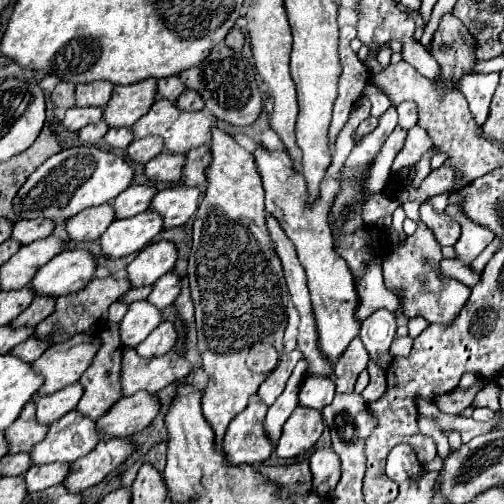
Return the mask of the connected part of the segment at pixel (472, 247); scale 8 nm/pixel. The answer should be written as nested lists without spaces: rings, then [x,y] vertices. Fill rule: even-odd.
[[[447,206],[445,214],[461,224],[461,236],[453,248],[455,248],[457,260],[461,260],[463,264],[469,266],[483,252],[483,248],[493,242],[495,234],[487,232],[487,228],[483,228],[479,224],[471,224],[471,220],[467,220],[455,206]]]

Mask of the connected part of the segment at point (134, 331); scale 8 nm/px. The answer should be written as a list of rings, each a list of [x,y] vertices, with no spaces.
[[[145,300],[129,304],[127,314],[119,322],[119,334],[123,346],[135,348],[159,326],[159,322],[161,322],[161,312],[153,304],[147,304]]]

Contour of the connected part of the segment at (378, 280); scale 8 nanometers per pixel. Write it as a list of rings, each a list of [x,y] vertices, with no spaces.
[[[375,264],[375,268],[371,268],[371,272],[367,272],[367,276],[357,284],[357,292],[359,292],[361,320],[371,316],[379,308],[387,308],[389,312],[395,312],[397,296],[385,288],[383,276],[381,276],[381,264]]]

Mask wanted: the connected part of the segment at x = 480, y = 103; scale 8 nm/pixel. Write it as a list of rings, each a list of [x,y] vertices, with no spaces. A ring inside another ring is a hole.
[[[499,72],[465,76],[461,80],[461,84],[457,84],[457,88],[467,96],[469,108],[479,124],[483,124],[483,120],[487,118],[489,102],[491,102],[491,96],[497,86],[499,86]]]

